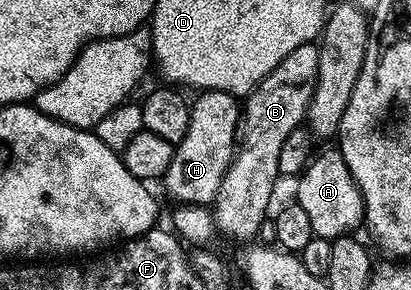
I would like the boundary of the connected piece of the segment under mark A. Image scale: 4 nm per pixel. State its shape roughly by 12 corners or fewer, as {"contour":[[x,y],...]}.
{"contour":[[339,149],[299,175],[294,202],[315,237],[364,222],[364,198]]}

